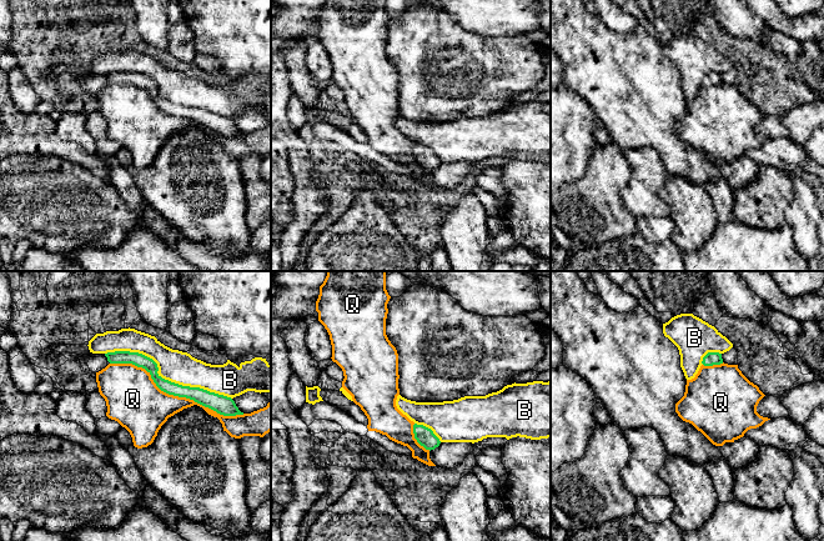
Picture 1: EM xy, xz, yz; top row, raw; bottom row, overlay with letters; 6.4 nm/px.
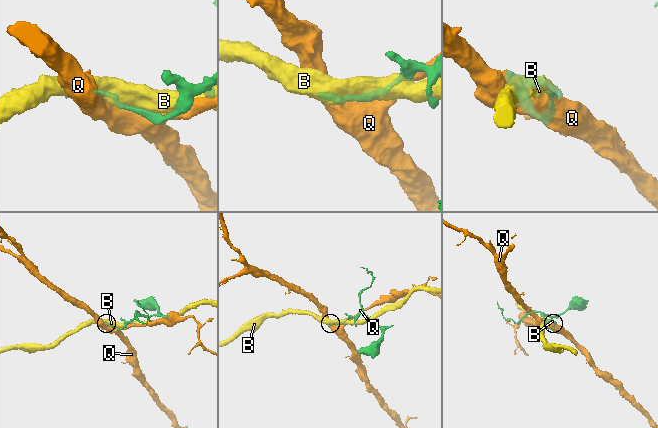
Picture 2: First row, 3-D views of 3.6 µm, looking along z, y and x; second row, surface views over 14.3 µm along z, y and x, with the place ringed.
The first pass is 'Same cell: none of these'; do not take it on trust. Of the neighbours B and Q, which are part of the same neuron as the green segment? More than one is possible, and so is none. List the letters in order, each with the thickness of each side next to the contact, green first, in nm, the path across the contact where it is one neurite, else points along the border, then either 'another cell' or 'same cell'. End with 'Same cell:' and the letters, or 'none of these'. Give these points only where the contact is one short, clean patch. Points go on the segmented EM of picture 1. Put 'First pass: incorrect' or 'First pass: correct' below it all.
B: 100 nm thick on the green side, 200 nm on the other; another cell
Q: 110 nm thick on the green side, 340 nm on the other; another cell
Same cell: none of these
First pass: correct

